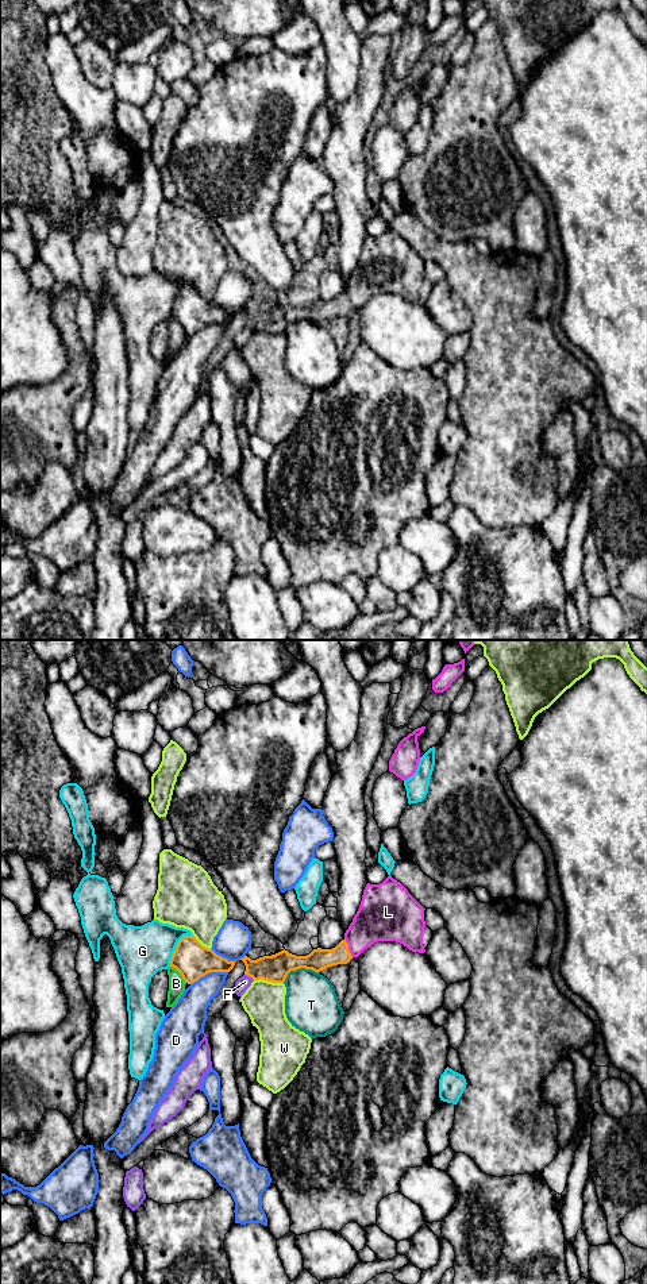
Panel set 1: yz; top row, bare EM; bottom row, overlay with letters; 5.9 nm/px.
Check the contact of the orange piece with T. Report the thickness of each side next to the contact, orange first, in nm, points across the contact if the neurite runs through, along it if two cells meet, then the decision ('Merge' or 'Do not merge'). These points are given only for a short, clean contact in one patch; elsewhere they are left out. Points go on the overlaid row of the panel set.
Thickness 160 nm (orange) against 320 nm. Boundary: yz (318, 972), (309, 968), (296, 968), (282, 982). Do not merge

